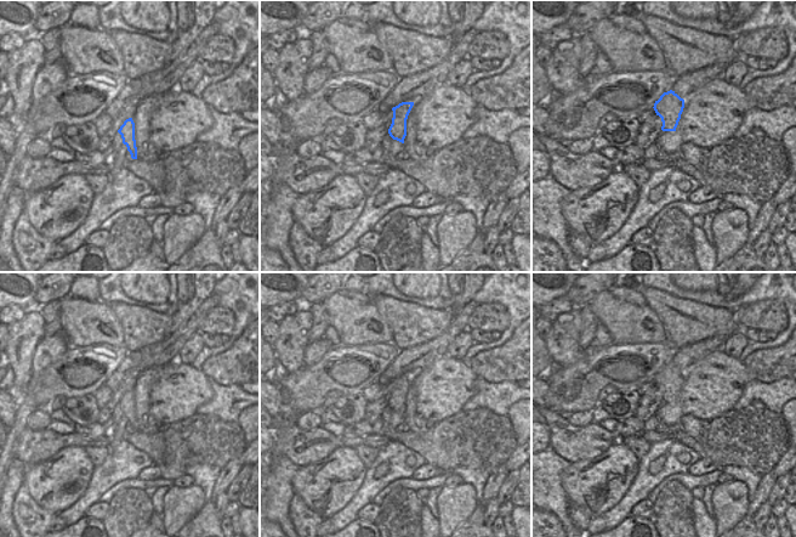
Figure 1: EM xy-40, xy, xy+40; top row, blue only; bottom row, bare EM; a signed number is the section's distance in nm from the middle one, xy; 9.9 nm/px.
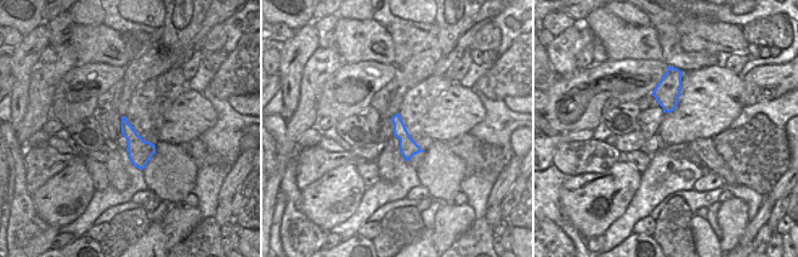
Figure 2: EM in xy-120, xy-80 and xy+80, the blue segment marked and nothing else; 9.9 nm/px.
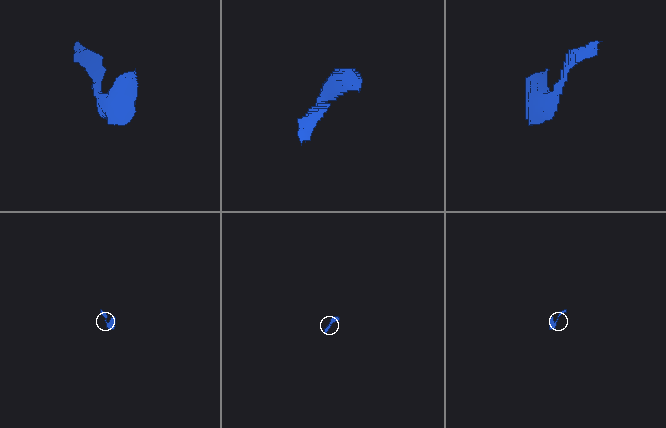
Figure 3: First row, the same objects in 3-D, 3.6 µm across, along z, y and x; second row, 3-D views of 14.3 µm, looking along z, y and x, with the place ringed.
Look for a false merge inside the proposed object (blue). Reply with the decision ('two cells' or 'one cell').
one cell

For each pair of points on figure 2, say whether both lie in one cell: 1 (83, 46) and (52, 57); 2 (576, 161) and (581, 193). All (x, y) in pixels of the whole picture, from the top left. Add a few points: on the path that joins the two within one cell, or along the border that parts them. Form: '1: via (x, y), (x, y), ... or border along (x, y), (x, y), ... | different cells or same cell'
1: border along (67, 43), (73, 49), (79, 62) | different cells
2: border along (606, 170), (577, 173), (571, 177) | different cells

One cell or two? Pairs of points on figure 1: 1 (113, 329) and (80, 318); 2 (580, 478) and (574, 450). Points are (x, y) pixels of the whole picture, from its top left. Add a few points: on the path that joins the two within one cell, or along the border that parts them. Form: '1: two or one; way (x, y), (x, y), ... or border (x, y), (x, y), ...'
1: one; way (104, 326), (101, 322), (89, 322)
2: two; border (603, 451), (595, 457), (569, 463)

